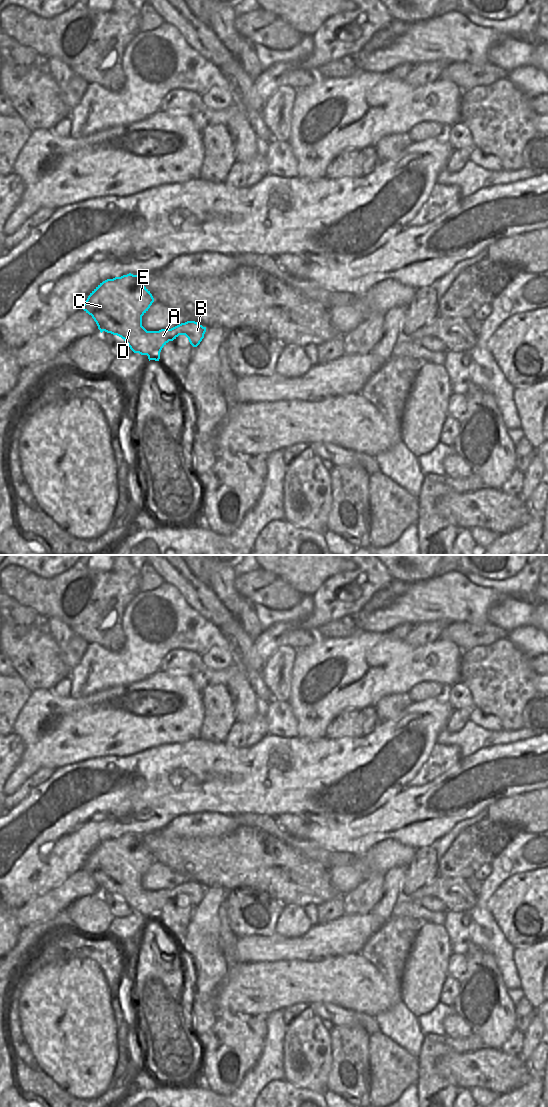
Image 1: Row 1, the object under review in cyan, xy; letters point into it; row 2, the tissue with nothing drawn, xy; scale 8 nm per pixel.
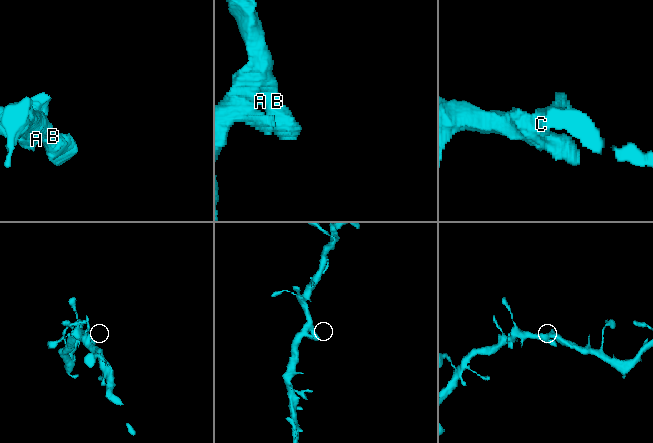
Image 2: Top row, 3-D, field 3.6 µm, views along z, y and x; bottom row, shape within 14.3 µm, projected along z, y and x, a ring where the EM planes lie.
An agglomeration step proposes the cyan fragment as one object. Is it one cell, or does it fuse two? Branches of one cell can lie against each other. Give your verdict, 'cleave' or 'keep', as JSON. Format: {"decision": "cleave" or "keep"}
{"decision": "keep"}

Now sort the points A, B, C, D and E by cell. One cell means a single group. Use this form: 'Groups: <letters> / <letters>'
Groups: A B C D E

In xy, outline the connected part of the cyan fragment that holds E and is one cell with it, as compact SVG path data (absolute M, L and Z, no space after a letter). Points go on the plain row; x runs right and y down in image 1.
M129 833L100 843L90 853L82 869L92 876L101 893L105 891L121 897L134 913L147 915L149 921L159 921L162 908L179 895L185 895L193 907L200 904L204 898L206 887L195 881L187 881L171 889L147 891L142 886L142 876L148 871L153 862L154 858L144 846L141 836Z

